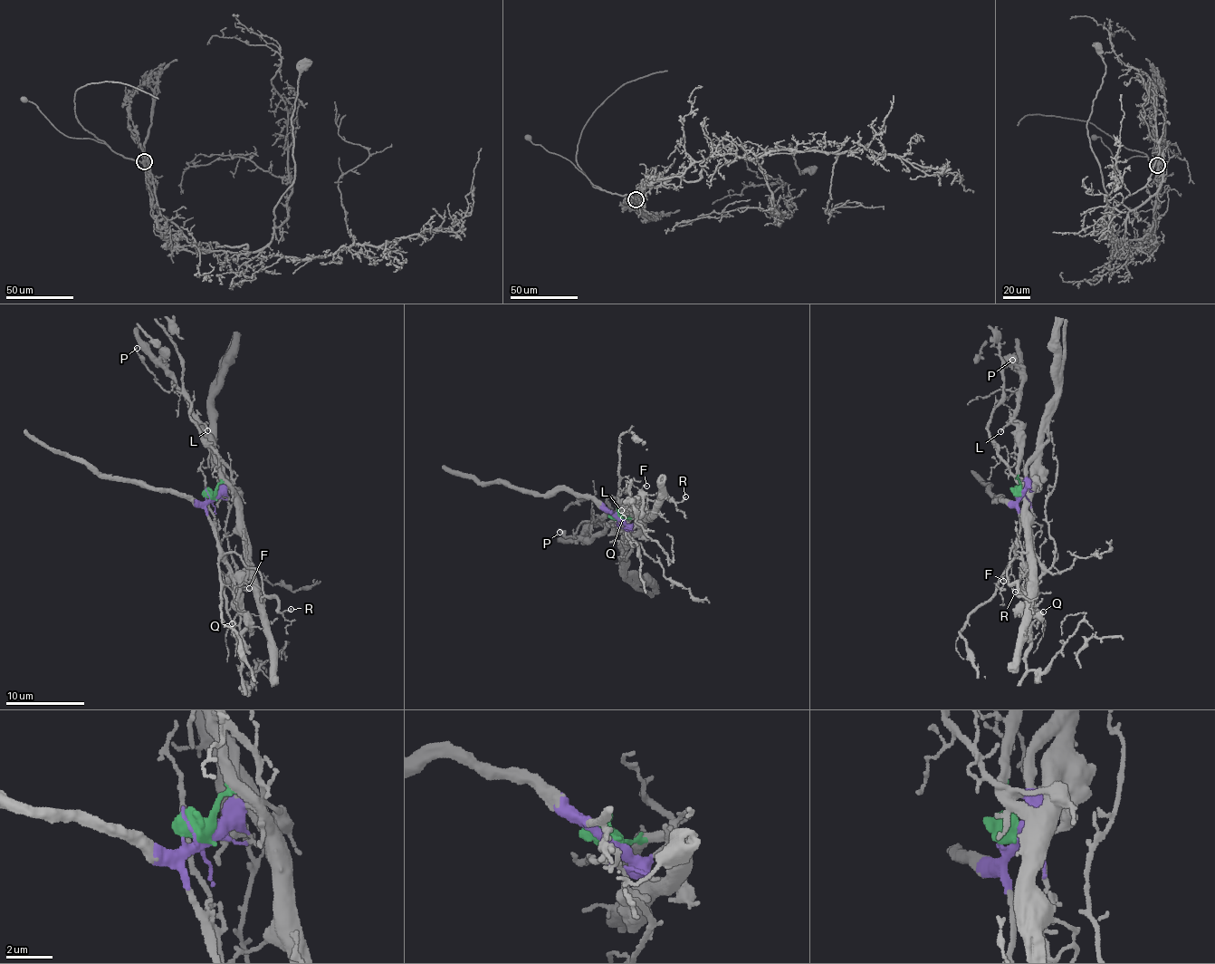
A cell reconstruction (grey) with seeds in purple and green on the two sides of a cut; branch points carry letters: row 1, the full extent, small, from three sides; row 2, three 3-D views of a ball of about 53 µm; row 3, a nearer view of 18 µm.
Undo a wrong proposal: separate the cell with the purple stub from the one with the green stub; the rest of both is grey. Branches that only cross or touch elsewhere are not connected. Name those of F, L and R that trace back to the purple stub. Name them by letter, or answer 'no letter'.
F, R

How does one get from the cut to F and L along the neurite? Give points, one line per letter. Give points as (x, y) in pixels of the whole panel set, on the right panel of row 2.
F: (1020, 495), (1018, 511), (1020, 533), (1014, 545), (1014, 559), (996, 583), (999, 587), (1003, 580)
L: (1020, 495), (1018, 476), (1019, 430), (1012, 424), (1001, 431)

